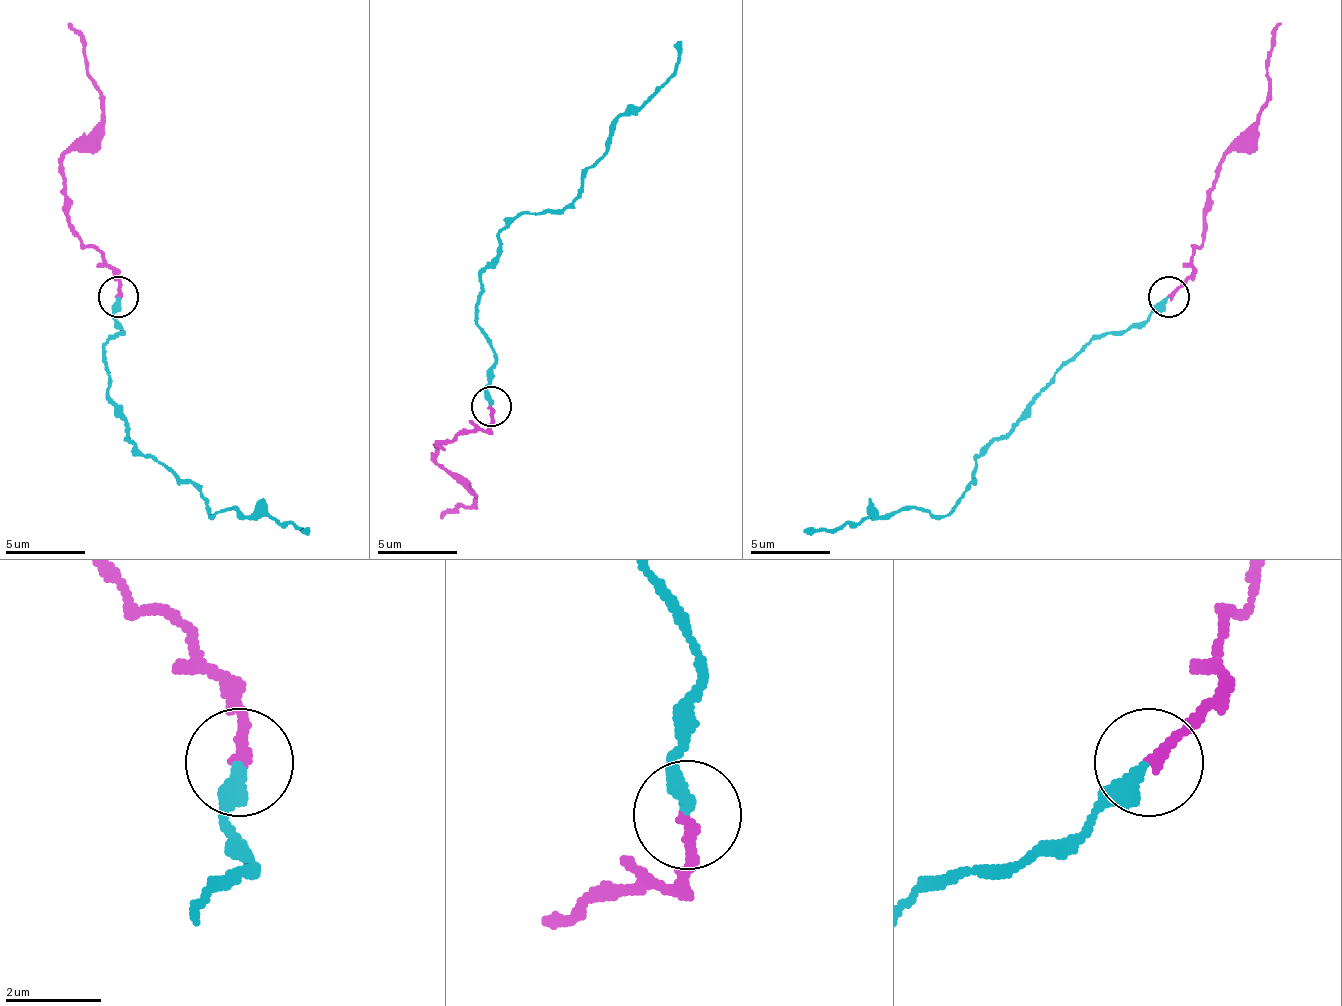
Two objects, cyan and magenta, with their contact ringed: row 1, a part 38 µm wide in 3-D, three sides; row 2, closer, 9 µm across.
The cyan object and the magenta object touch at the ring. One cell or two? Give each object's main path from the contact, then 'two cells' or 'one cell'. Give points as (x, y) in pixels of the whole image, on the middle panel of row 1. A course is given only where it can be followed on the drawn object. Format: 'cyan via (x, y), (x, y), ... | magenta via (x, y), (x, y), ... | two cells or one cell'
cyan via (490, 407), (494, 359), (478, 319), (498, 234), (518, 214), (558, 214), (618, 118), (666, 82), (682, 42) | magenta via (490, 407), (486, 431), (450, 439), (434, 451), (474, 495), (470, 507), (462, 503), (442, 519) | two cells

